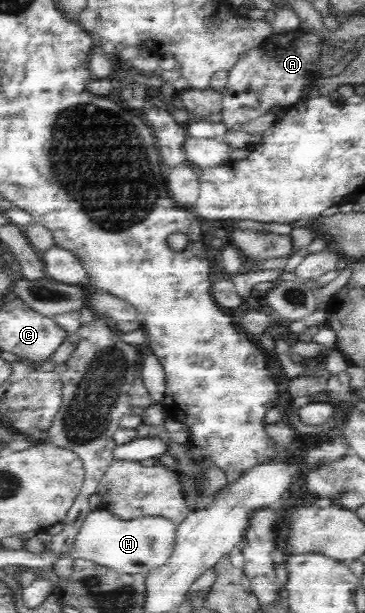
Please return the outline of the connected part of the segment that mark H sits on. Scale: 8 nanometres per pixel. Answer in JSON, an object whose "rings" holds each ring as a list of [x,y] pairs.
{"rings":[[[97,508],[89,512],[74,540],[72,557],[90,560],[99,566],[120,574],[140,574],[146,578],[168,562],[172,554],[177,524],[162,516],[140,516],[126,520],[108,509]]]}

